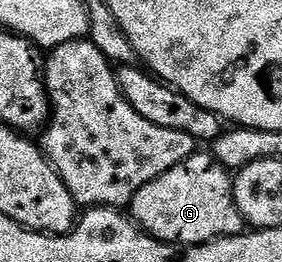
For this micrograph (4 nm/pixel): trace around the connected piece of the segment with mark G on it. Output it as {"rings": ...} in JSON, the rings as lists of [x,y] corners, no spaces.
{"rings":[[[196,152],[177,168],[169,168],[157,180],[149,180],[133,197],[130,217],[140,231],[159,242],[200,246],[214,238],[232,238],[245,230],[243,213],[235,203],[232,175],[209,152]]]}

